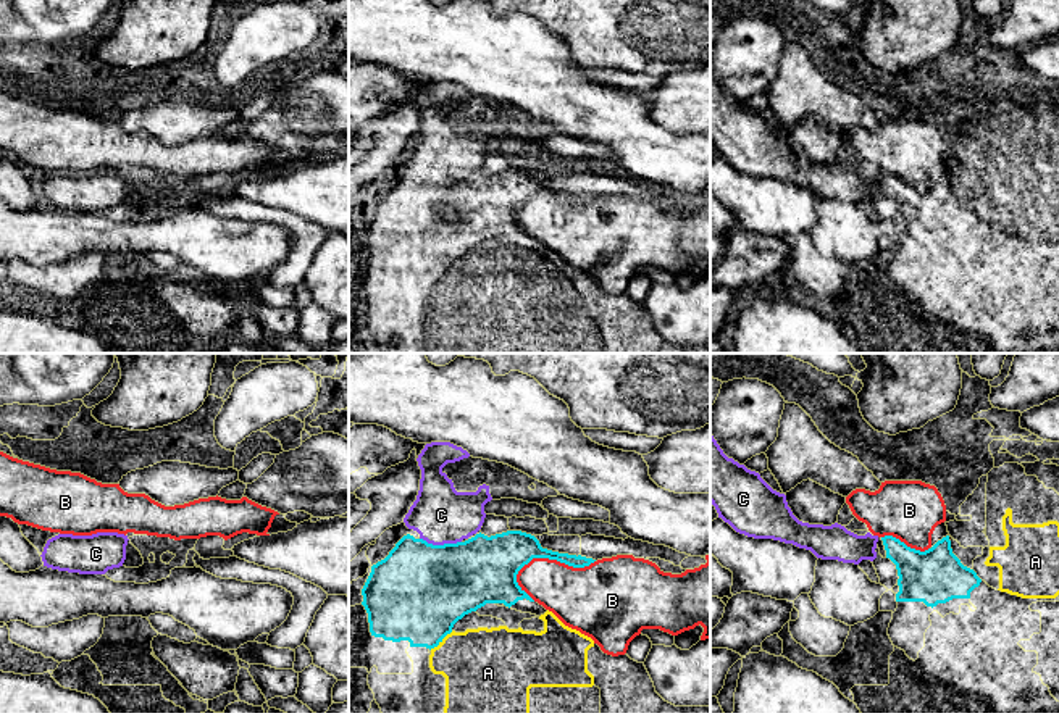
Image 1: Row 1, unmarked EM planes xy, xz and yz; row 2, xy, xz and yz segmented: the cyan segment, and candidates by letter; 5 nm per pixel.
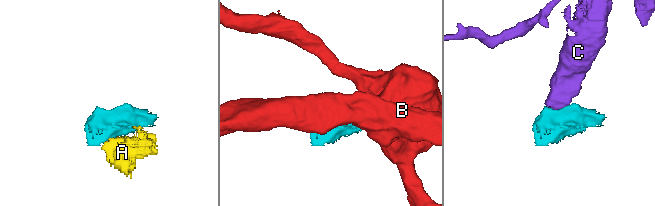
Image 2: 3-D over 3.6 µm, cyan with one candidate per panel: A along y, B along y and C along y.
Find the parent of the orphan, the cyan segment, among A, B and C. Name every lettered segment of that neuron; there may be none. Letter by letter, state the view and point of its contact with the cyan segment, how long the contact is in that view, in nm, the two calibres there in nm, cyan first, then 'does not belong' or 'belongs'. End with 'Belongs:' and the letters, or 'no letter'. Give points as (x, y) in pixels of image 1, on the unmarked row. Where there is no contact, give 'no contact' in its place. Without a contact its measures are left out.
A: meets cyan in xz at (441, 279); contact 150 nm long; 440 nm thick on the cyan side, 400 nm on the other; belongs
B: meets cyan in xz at (551, 197); contact 420 nm long; 220 nm thick on the cyan side, 300 nm on the other; does not belong
C: meets cyan in xz at (441, 184); contact 200 nm long; 480 nm thick on the cyan side, 280 nm on the other; belongs
Belongs: A, C

